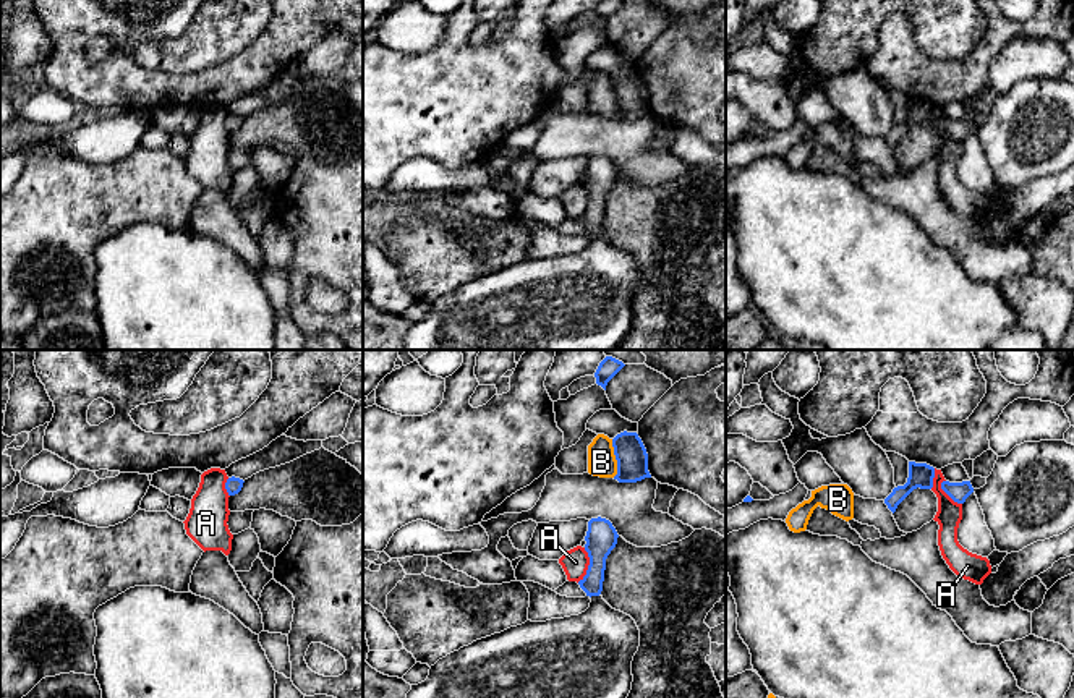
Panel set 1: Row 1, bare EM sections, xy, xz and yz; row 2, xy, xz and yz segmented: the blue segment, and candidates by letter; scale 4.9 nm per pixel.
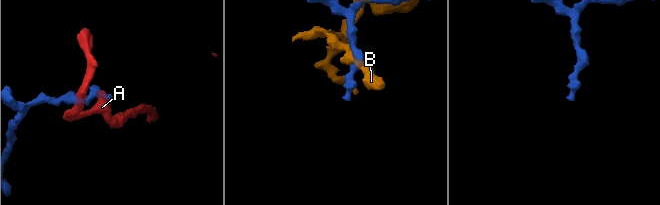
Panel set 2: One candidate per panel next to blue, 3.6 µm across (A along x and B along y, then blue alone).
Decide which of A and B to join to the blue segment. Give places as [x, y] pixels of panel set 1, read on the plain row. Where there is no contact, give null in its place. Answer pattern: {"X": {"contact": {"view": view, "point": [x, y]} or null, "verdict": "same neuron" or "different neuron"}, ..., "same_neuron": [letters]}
{"A": {"contact": {"view": "xz", "point": [588, 203]}, "verdict": "different neuron"}, "B": {"contact": {"view": "xz", "point": [616, 96]}, "verdict": "different neuron"}, "same_neuron": []}

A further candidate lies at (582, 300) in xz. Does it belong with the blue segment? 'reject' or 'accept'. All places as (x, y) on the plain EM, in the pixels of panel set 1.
accept

